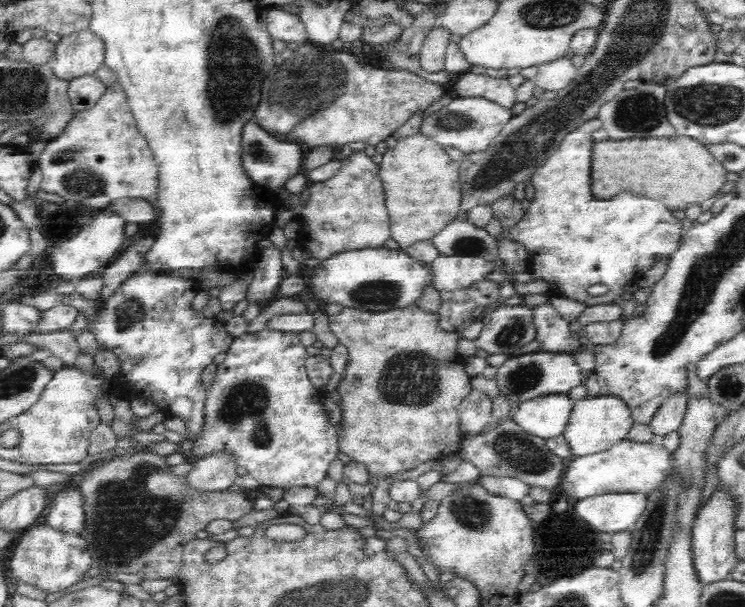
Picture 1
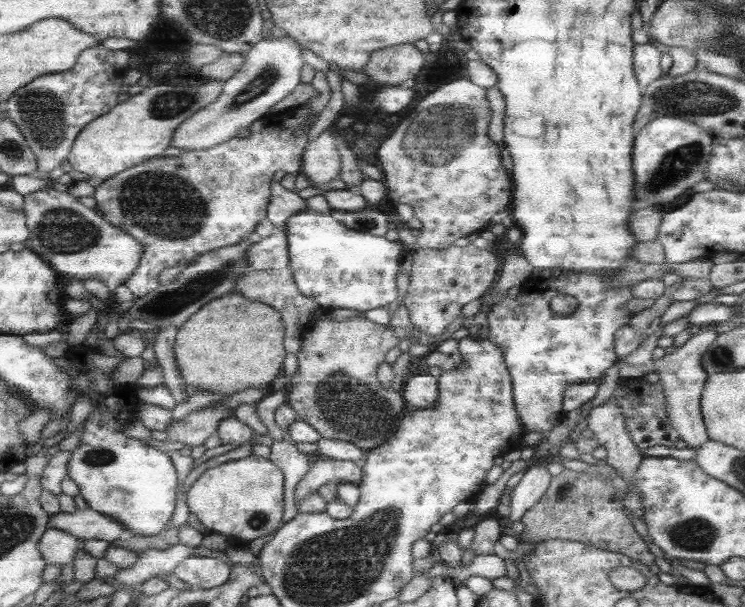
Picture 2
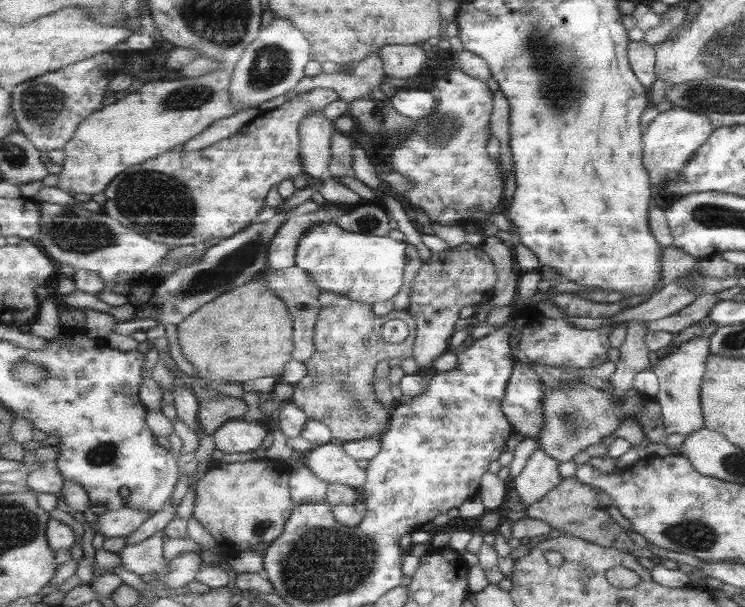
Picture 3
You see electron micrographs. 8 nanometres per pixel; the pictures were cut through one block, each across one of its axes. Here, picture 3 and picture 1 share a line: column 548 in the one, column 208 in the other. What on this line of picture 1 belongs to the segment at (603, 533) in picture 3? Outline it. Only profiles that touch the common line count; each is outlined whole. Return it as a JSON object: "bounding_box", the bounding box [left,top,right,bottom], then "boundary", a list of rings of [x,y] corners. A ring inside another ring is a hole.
{"bounding_box":[76,449,254,580],"boundary":[[[149,449],[144,451],[135,452],[132,454],[122,454],[120,456],[114,456],[110,459],[103,459],[96,461],[90,465],[88,470],[82,471],[76,477],[76,482],[78,483],[80,493],[82,494],[84,504],[84,528],[80,530],[80,536],[84,537],[87,542],[88,548],[91,551],[92,560],[99,570],[107,570],[108,572],[125,572],[126,574],[139,574],[141,580],[175,580],[182,568],[182,553],[184,545],[188,541],[194,540],[198,532],[202,532],[213,520],[229,520],[234,522],[242,518],[244,514],[248,514],[250,510],[254,507],[252,502],[244,496],[240,491],[230,492],[230,491],[217,491],[217,492],[203,492],[194,487],[188,485],[188,480],[184,475],[179,475],[174,473],[167,463],[166,456],[162,456],[157,452],[152,452]]]}

